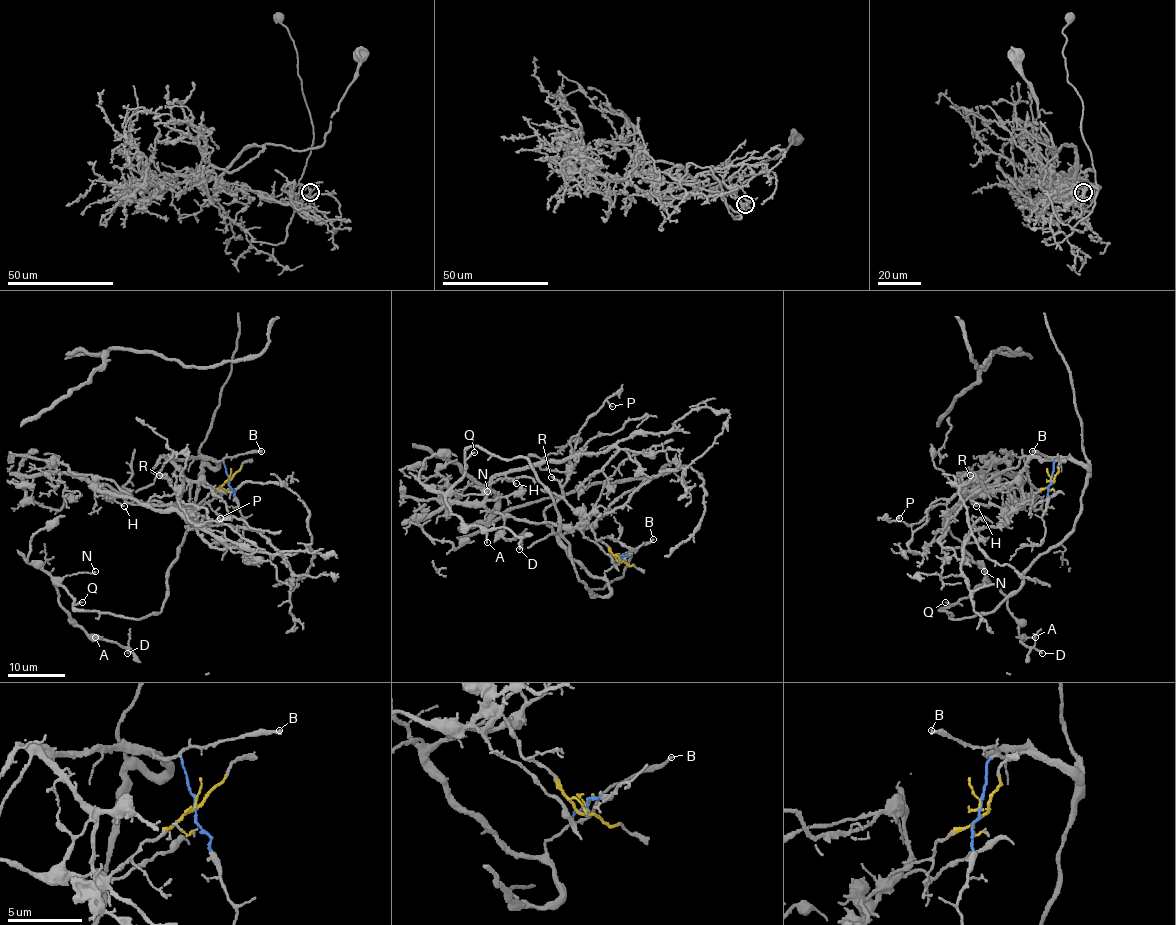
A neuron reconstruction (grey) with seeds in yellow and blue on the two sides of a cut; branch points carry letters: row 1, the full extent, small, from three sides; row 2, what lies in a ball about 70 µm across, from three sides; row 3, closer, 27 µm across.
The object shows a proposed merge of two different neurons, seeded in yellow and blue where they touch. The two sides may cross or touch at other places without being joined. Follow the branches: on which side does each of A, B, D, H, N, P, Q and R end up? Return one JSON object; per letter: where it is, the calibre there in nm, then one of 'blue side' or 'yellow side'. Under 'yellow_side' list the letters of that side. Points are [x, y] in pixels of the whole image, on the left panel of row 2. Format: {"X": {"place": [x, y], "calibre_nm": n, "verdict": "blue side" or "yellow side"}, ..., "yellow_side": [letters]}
{"A": {"place": [95, 637], "calibre_nm": 120, "verdict": "blue side"}, "B": {"place": [261, 451], "calibre_nm": 200, "verdict": "blue side"}, "D": {"place": [127, 653], "calibre_nm": 170, "verdict": "blue side"}, "H": {"place": [124, 506], "calibre_nm": 130, "verdict": "yellow side"}, "N": {"place": [95, 571], "calibre_nm": 130, "verdict": "blue side"}, "P": {"place": [220, 518], "calibre_nm": 110, "verdict": "blue side"}, "Q": {"place": [82, 602], "calibre_nm": 100, "verdict": "blue side"}, "R": {"place": [159, 475], "calibre_nm": 160, "verdict": "blue side"}, "yellow_side": ["H"]}

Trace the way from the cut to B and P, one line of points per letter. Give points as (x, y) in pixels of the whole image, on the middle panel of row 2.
B: (620, 558), (616, 564), (632, 549), (653, 539)
P: (620, 558), (603, 577), (592, 577), (568, 552), (545, 512), (569, 478), (570, 442), (606, 401), (612, 407)

